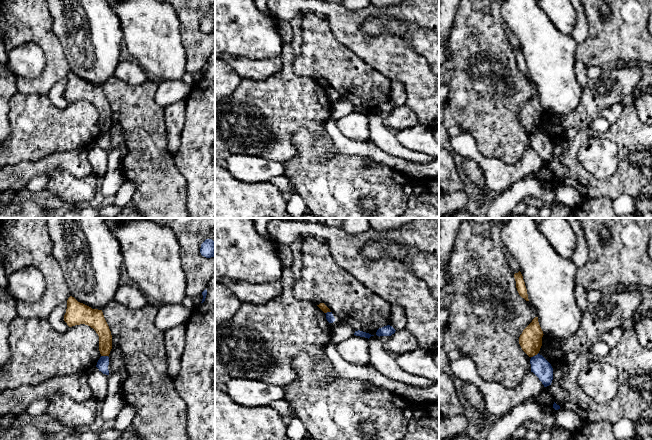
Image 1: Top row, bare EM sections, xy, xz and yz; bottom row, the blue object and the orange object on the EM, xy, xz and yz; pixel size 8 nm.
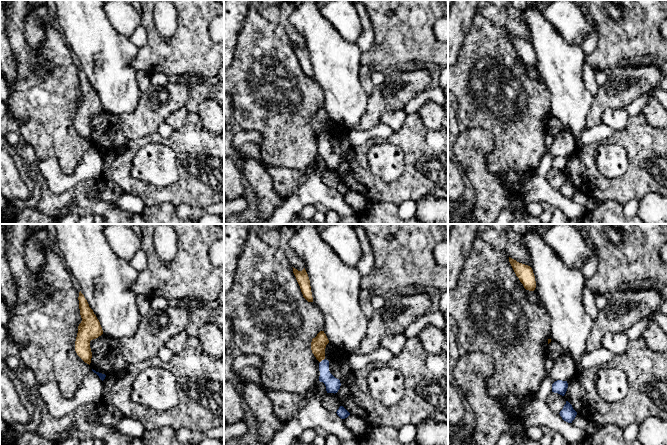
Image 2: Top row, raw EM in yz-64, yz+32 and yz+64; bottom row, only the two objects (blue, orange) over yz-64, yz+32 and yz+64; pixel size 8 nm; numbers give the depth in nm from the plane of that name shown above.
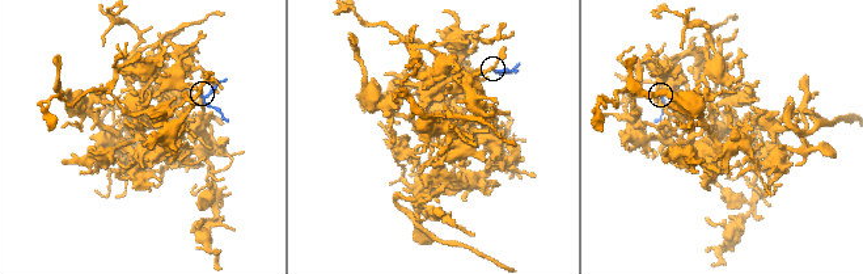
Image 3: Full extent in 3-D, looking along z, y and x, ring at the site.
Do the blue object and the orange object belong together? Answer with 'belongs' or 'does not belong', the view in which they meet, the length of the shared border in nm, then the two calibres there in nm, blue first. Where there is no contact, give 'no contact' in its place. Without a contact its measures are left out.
does not belong | yz | 80 nm | 150/180 nm

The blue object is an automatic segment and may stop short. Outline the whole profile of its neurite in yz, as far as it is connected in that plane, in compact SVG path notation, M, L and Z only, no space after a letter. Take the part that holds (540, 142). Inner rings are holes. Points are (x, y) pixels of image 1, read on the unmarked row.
M539 129L530 135L531 148L533 148L544 163L551 161L553 156L553 144L551 140Z

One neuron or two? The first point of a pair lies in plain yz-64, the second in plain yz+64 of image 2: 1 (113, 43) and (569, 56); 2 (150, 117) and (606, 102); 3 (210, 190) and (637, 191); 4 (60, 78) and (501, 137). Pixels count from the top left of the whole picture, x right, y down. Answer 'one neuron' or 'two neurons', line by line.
1: one neuron
2: one neuron
3: one neuron
4: one neuron

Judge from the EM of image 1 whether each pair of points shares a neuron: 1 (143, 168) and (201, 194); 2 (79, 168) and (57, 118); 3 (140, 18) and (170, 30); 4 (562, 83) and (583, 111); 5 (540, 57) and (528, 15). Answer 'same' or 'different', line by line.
1: different
2: different
3: same
4: different
5: same

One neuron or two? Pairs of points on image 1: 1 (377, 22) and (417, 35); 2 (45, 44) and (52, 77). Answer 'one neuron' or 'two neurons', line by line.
1: one neuron
2: one neuron

